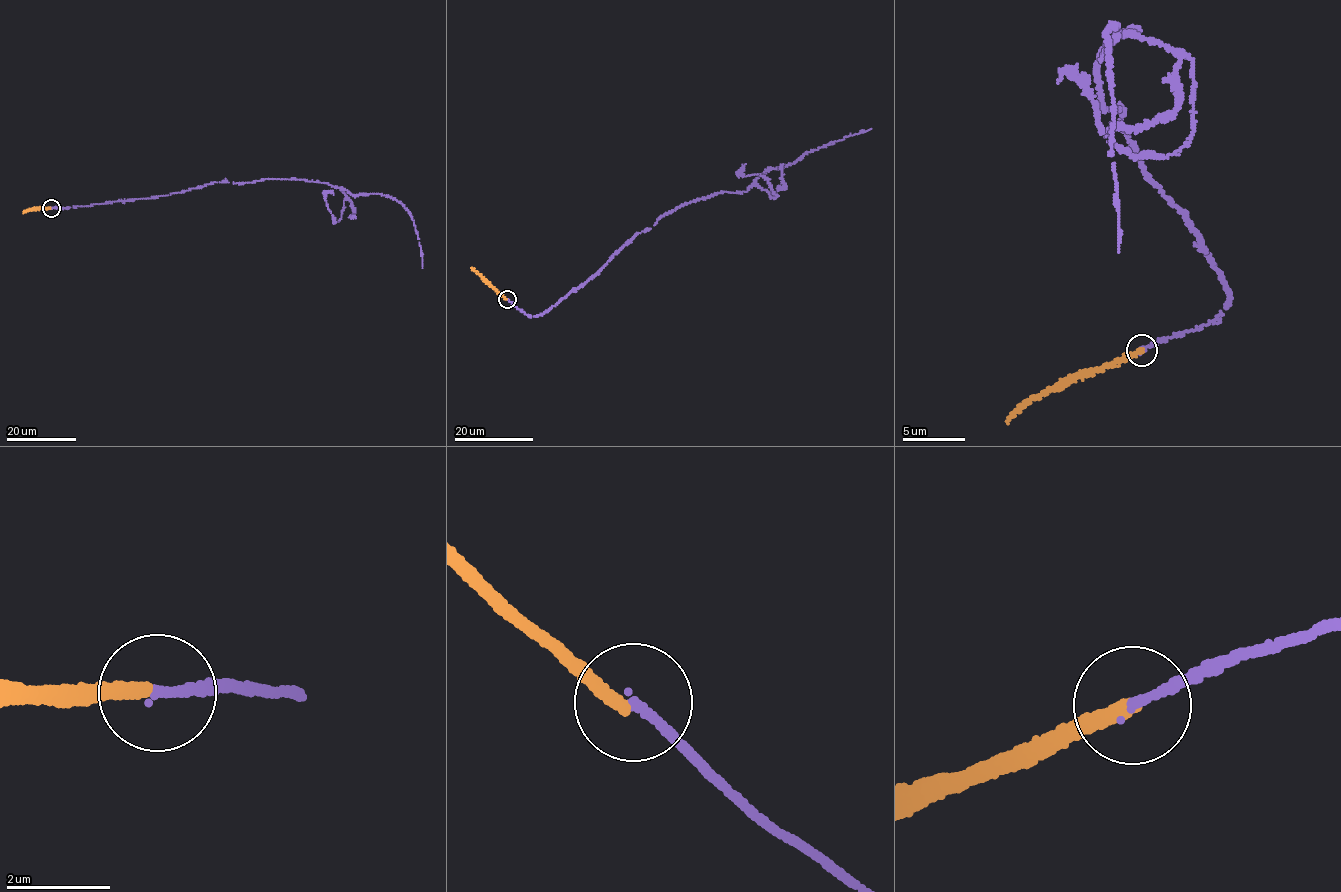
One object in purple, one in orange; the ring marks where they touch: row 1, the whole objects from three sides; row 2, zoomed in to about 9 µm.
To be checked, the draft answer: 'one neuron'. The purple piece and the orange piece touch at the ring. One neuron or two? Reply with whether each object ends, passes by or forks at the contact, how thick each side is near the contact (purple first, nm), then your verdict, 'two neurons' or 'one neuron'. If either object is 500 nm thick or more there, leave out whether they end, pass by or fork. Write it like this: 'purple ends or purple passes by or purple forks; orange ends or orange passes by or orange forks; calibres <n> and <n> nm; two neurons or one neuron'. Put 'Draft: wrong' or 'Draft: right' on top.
Draft: wrong
purple ends; orange ends; calibres 170 and 240 nm; two neurons

